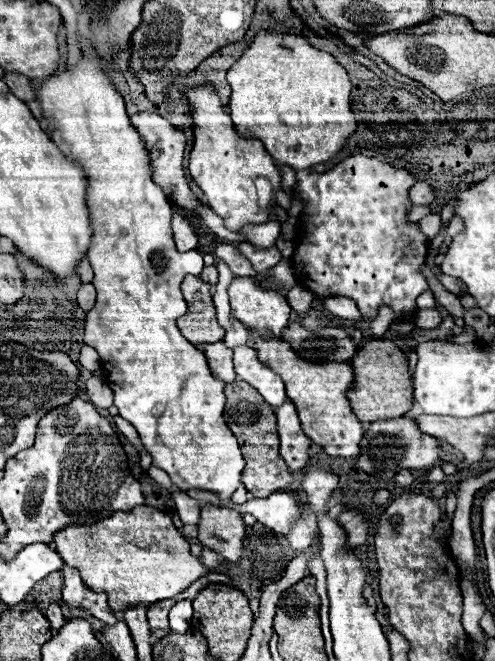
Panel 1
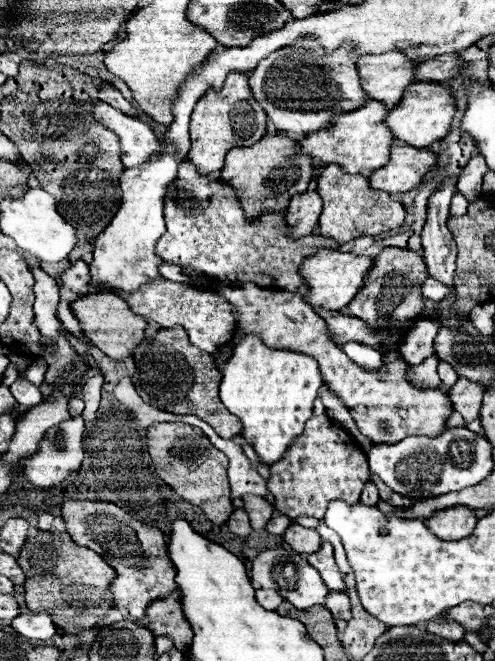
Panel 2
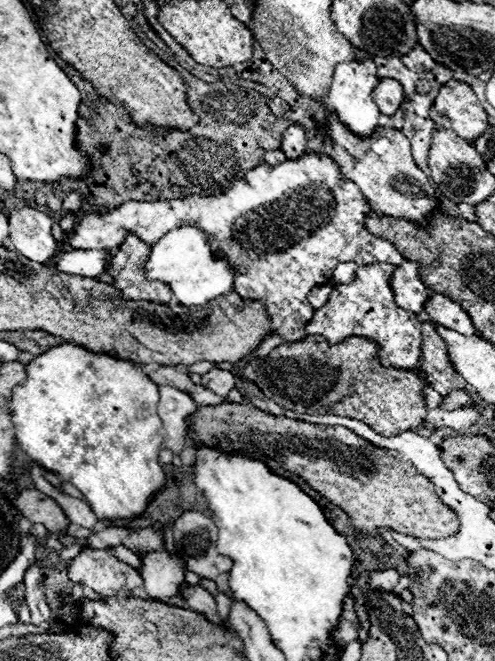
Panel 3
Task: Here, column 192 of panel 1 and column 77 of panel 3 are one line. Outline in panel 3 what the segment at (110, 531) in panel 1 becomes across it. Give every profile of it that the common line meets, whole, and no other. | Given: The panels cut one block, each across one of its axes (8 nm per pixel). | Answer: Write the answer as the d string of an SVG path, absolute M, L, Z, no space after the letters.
M110 548L84 550L68 564L68 578L90 586L98 594L116 594L120 590L132 592L144 584L136 568L110 556Z

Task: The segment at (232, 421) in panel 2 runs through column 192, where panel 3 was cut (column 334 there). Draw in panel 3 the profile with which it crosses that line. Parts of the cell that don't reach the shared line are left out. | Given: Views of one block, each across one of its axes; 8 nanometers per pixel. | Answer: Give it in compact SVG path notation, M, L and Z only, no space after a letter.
M306 336L300 342L292 344L280 344L276 346L268 356L248 358L248 364L244 366L242 374L252 380L266 398L274 400L286 410L294 410L300 414L336 414L336 416L350 416L354 420L362 420L374 428L374 432L382 436L414 430L426 416L426 400L422 394L422 378L418 372L410 370L394 370L394 368L382 368L376 360L376 344L368 338L352 336L336 346L328 346L322 336Z

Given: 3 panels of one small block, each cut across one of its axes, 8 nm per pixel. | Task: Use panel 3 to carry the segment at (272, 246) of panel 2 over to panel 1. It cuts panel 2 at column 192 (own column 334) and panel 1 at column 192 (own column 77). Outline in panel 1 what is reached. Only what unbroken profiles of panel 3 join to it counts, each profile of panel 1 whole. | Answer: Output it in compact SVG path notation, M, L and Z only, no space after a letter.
M182 214L172 216L172 232L174 232L174 242L176 242L178 252L188 252L188 250L196 248L196 244L198 244L196 228L186 216L182 216Z

